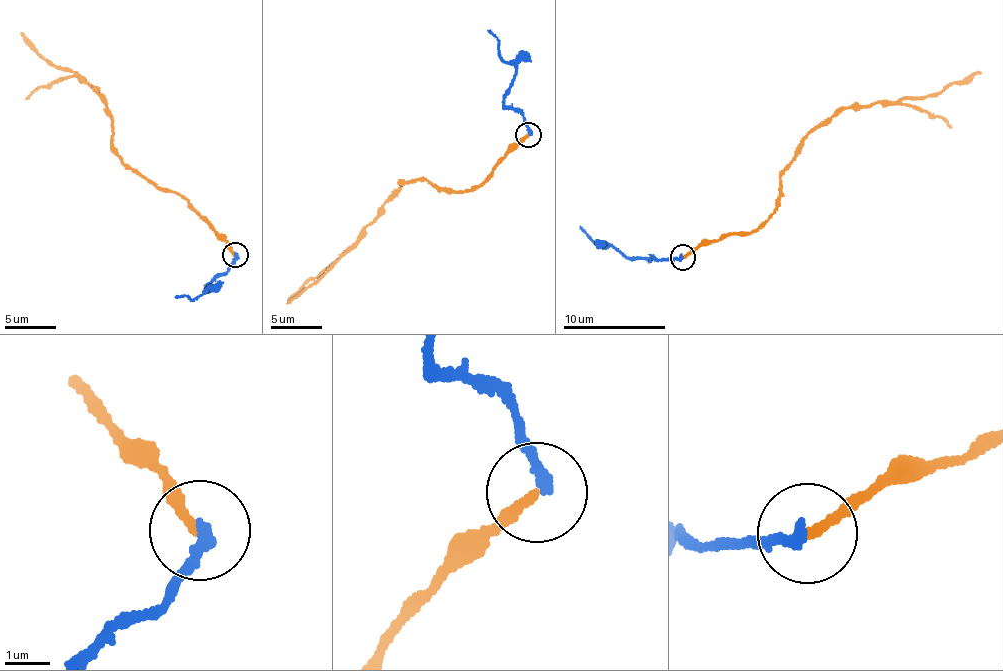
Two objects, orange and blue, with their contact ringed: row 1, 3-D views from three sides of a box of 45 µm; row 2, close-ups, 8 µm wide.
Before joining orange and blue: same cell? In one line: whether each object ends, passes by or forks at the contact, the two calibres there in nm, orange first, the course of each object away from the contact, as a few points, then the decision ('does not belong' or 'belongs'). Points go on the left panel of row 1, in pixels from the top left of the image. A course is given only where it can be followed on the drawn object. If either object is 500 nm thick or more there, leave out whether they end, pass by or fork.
orange ends; blue ends; calibres 220 and 260 nm; course orange (236, 255), (174, 191), (159, 190), (126, 169), (100, 95), (84, 76), (40, 56), (20, 31); course blue (236, 255), (226, 270), (206, 285), (206, 292), (211, 288), (205, 288), (193, 300), (186, 295), (174, 296); does not belong

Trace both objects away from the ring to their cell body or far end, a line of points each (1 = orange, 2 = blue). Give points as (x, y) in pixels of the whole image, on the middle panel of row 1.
1: (529, 135), (476, 187), (443, 190), (423, 179), (400, 180), (402, 187), (365, 233), (287, 302)
2: (529, 135), (523, 114), (503, 104), (516, 71), (500, 54), (496, 40), (487, 29)

